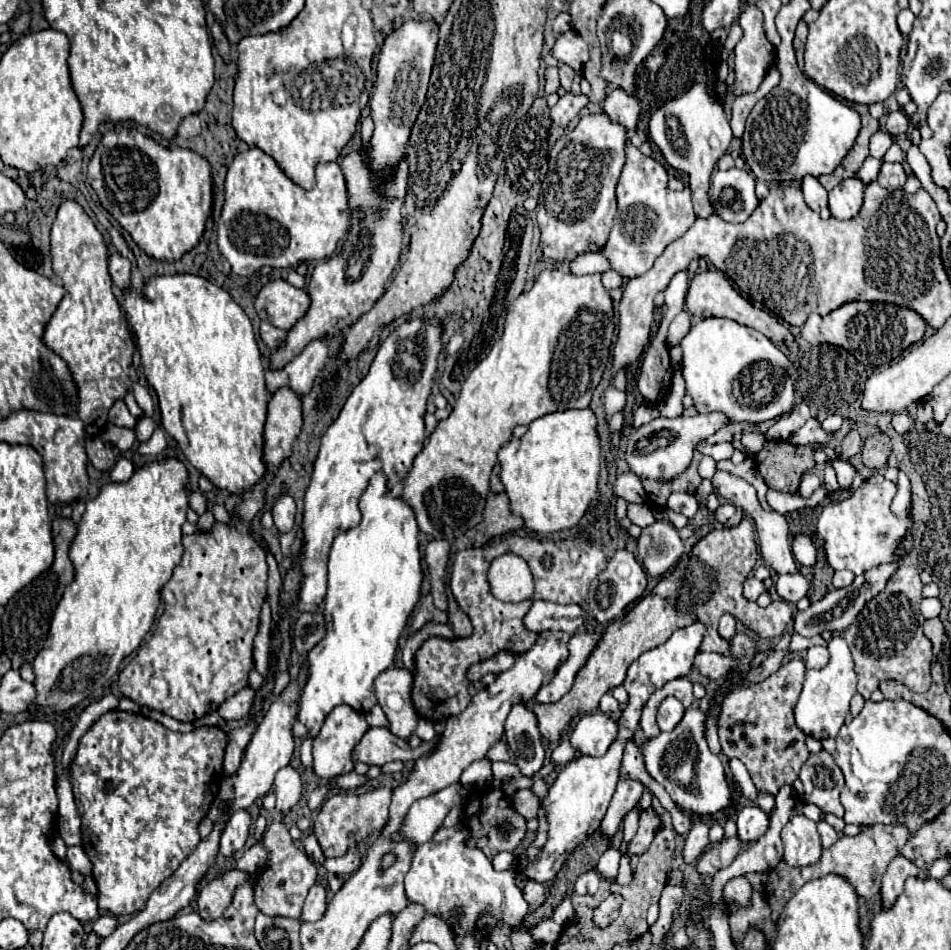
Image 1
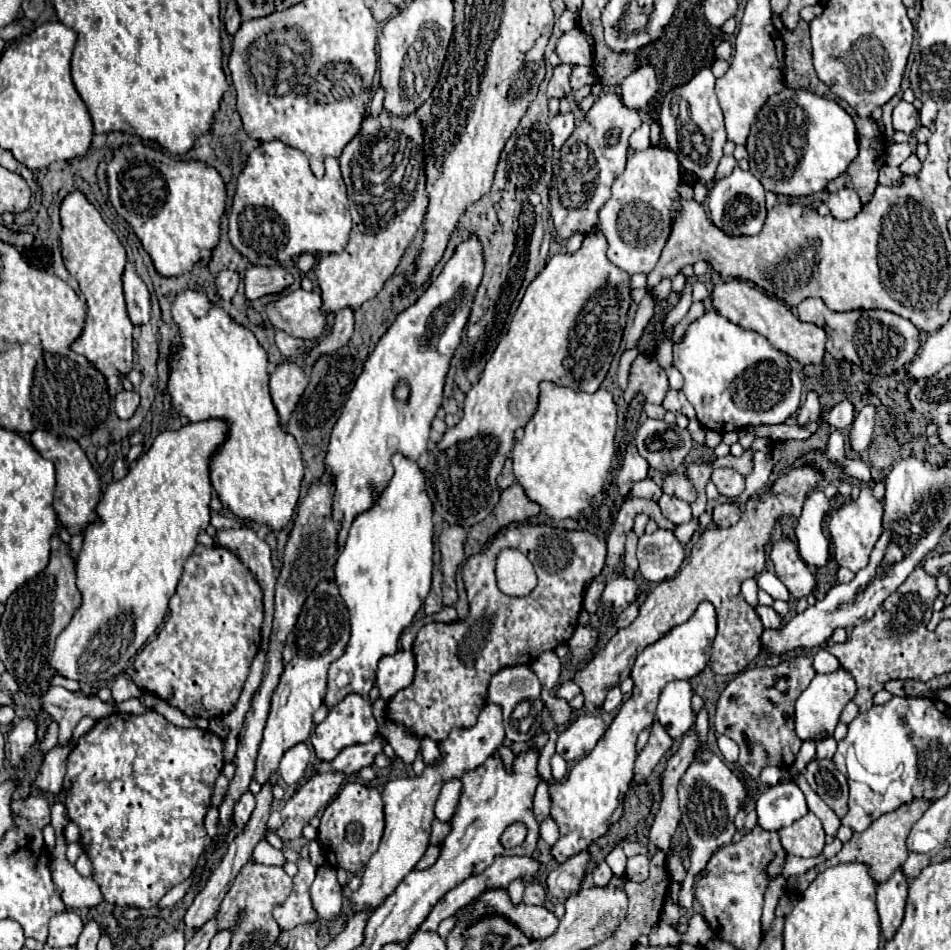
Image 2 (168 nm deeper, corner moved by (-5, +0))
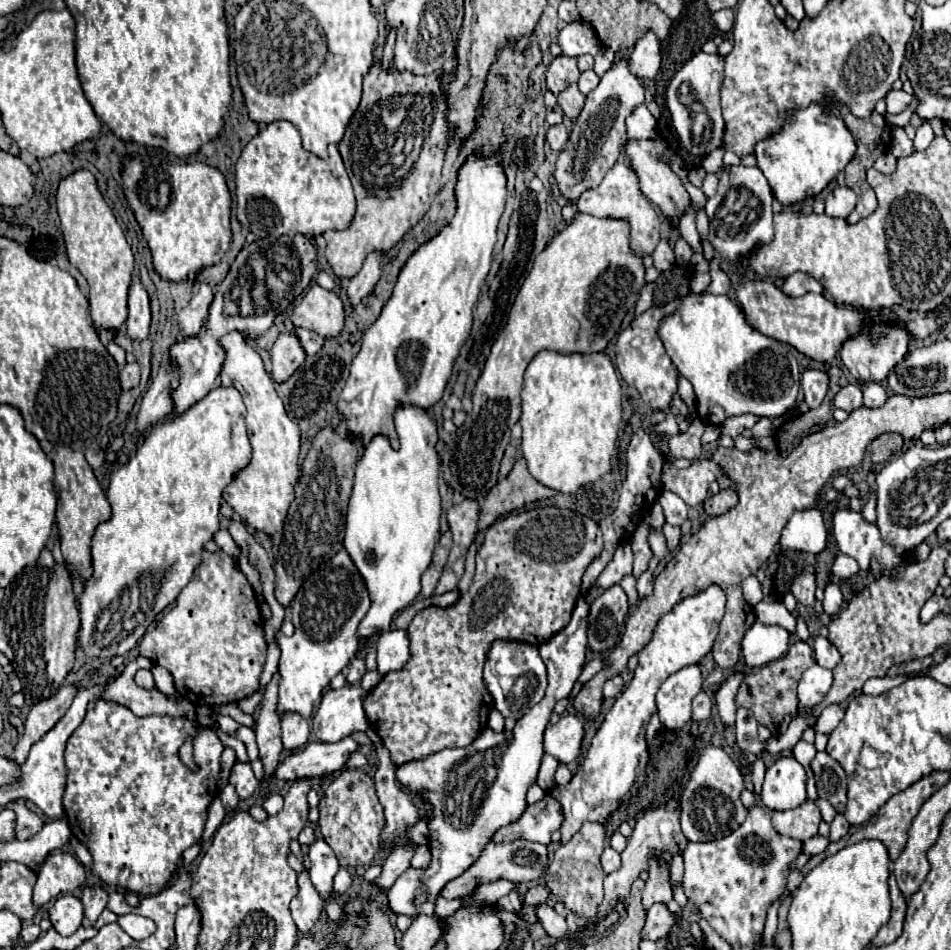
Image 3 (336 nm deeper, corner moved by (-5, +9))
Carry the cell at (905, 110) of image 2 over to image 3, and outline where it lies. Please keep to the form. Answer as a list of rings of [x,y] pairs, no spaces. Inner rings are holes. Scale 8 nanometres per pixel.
[[[890,91],[888,95],[886,95],[886,109],[888,109],[888,113],[900,113],[900,111],[904,111],[908,105],[910,105],[910,101],[912,101],[912,95],[908,95],[906,91]]]

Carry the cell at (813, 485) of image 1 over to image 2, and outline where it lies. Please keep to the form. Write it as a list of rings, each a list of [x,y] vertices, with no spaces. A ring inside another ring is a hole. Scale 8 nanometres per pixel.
[[[814,488],[808,492],[802,514],[796,526],[798,552],[810,566],[826,566],[828,562],[828,538],[822,532],[822,518],[828,512],[828,498],[822,488]]]

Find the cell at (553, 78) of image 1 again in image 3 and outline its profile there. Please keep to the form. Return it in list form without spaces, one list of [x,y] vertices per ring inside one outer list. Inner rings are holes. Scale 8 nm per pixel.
[[[560,55],[550,63],[546,71],[546,83],[554,95],[562,93],[570,83],[578,81],[580,71],[576,63],[578,63],[576,57],[566,57],[566,55]]]

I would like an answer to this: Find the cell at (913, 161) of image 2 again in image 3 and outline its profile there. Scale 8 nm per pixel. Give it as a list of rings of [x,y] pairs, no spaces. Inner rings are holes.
[[[896,127],[894,129],[894,137],[892,137],[892,153],[894,157],[904,157],[904,155],[910,155],[914,149],[912,149],[912,141],[908,139],[908,135],[904,133],[902,127]]]

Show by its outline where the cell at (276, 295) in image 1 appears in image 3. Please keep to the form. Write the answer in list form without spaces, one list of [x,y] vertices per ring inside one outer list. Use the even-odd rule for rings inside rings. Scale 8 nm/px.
[[[312,285],[288,311],[294,327],[318,333],[324,339],[336,337],[344,329],[344,303],[334,291]]]

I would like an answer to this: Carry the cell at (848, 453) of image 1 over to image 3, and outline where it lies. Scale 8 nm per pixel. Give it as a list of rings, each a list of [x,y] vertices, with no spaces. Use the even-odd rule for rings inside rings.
[[[866,383],[862,391],[864,391],[864,407],[882,407],[888,399],[880,383]]]

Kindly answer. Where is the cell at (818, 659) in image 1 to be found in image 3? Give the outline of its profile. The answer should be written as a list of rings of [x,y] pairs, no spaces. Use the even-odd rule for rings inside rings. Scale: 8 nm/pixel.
[[[822,635],[814,639],[814,659],[820,667],[824,669],[834,669],[840,663],[840,653],[838,649]]]

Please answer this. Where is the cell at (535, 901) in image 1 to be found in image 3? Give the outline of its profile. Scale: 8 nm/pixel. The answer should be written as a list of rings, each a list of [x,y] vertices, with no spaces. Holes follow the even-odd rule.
[[[536,885],[536,887],[528,889],[528,893],[526,893],[526,897],[524,897],[524,903],[526,903],[526,905],[532,905],[532,907],[538,907],[538,905],[546,903],[548,895],[550,895],[550,893],[548,893],[548,889],[546,889],[546,887]]]

